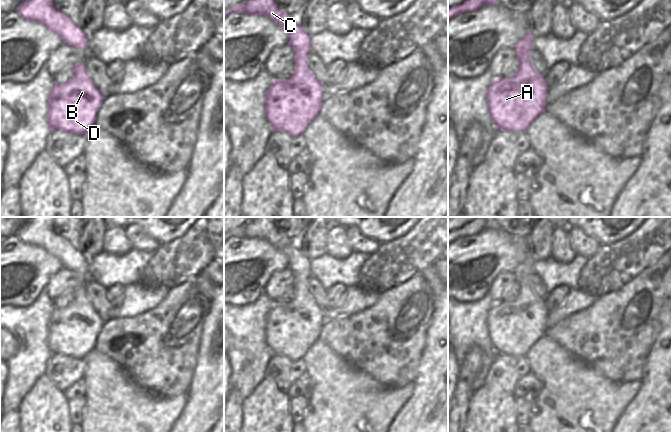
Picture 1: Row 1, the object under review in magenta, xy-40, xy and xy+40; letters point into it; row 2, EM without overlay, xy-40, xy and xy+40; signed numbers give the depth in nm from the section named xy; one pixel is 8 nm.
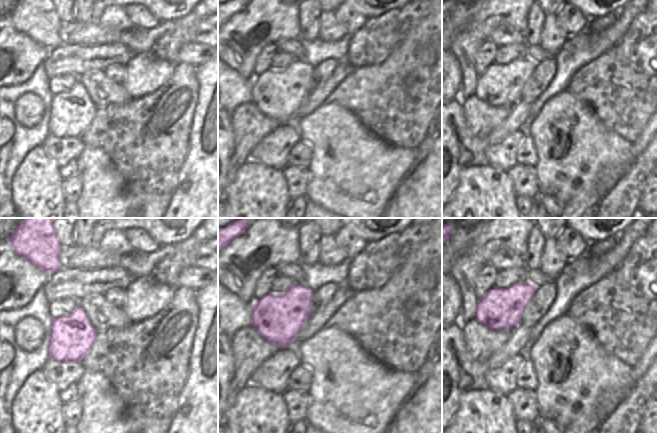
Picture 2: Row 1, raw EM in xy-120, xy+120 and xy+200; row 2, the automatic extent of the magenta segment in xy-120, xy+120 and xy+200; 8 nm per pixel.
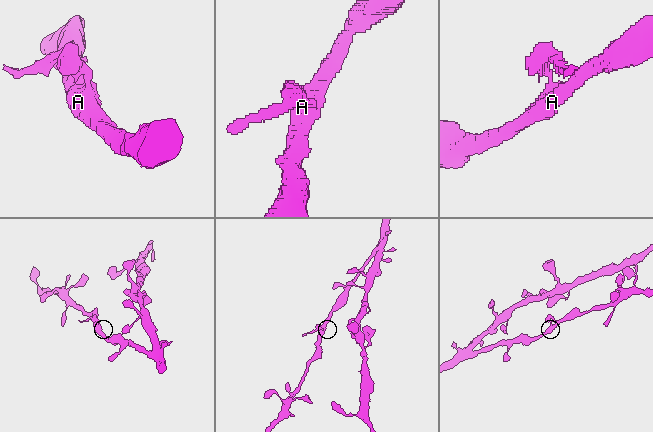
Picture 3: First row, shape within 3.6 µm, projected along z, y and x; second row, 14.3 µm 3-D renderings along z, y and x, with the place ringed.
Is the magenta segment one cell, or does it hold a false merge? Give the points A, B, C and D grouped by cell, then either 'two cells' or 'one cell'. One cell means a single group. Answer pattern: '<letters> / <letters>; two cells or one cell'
A B C D; one cell

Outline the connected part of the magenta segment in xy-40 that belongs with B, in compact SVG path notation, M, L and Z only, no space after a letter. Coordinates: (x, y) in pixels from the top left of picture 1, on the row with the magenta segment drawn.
M84 62L74 65L73 72L70 81L54 84L49 96L47 120L53 131L83 135L95 125L105 97L87 74Z

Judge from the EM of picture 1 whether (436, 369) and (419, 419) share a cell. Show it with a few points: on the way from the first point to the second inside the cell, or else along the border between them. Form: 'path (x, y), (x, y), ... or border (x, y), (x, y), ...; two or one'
path (436, 381), (436, 402), (431, 407); one

